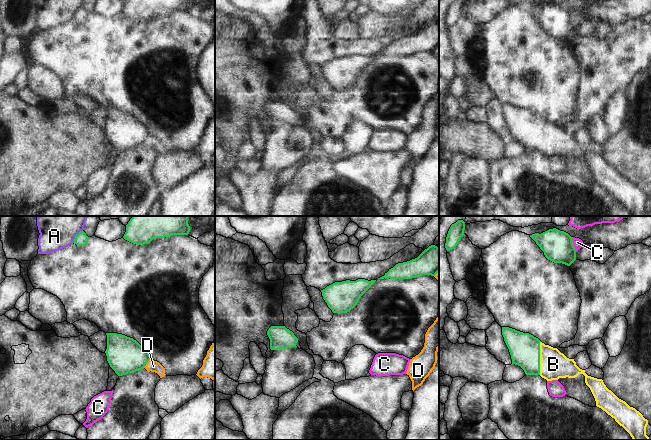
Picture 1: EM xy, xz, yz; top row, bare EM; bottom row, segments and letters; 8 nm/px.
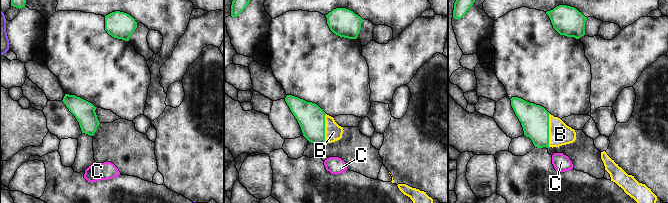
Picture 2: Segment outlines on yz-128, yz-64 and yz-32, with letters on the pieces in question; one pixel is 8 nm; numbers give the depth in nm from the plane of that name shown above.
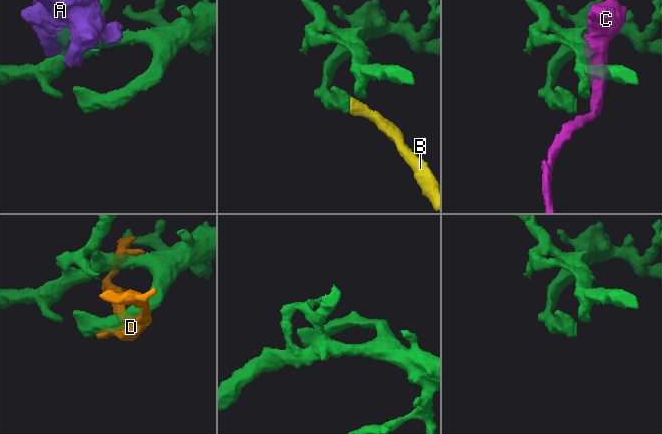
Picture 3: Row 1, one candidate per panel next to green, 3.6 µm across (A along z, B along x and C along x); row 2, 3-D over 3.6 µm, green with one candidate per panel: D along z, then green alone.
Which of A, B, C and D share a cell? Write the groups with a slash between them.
A / B / C / D

